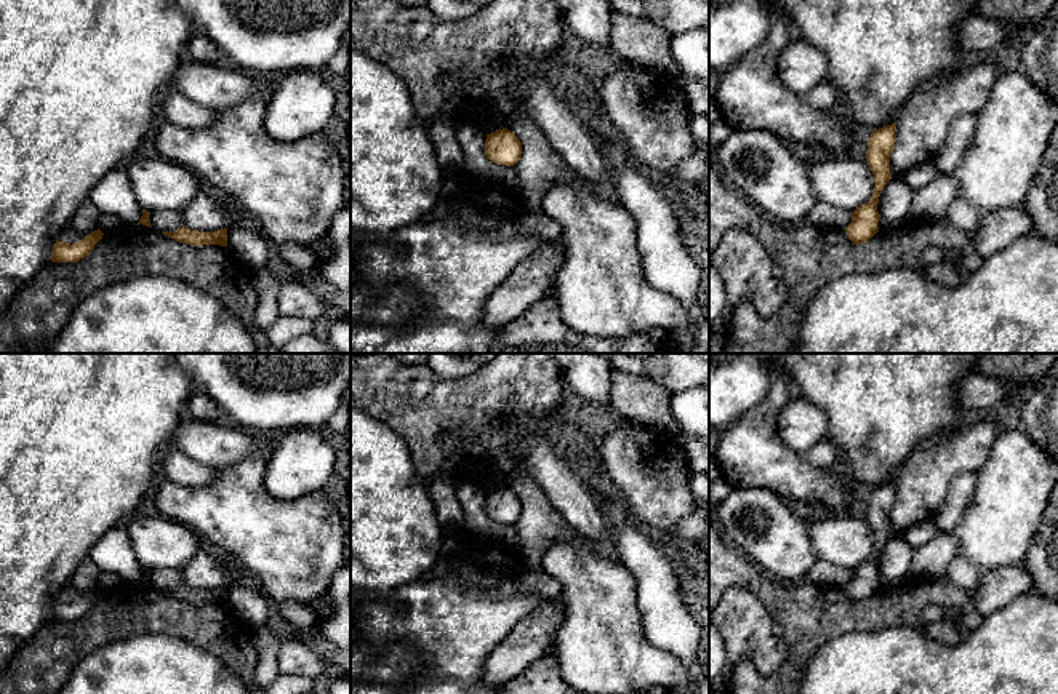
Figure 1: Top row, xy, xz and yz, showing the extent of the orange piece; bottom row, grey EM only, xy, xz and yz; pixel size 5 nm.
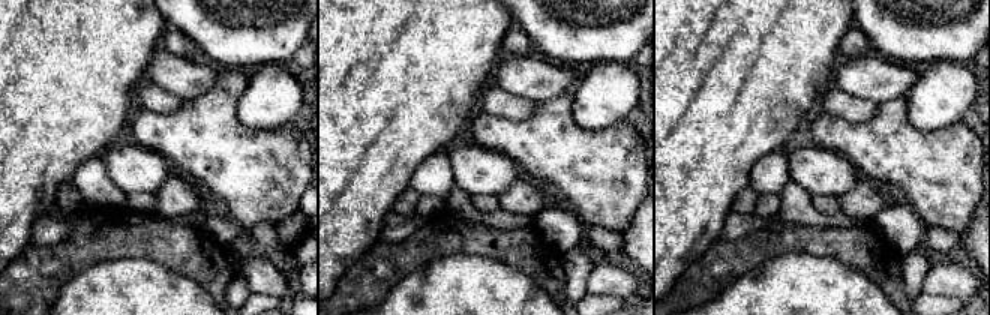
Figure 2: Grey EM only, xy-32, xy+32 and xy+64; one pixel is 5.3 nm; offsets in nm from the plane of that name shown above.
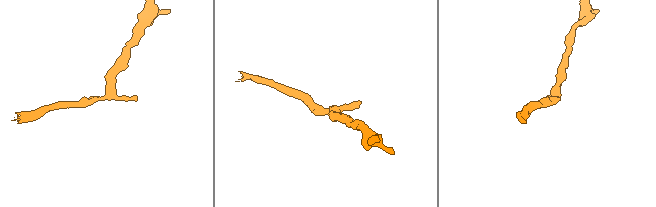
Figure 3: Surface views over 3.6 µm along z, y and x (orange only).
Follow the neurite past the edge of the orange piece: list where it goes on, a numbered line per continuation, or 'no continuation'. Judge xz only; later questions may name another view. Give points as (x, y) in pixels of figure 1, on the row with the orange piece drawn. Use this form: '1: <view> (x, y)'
no continuation

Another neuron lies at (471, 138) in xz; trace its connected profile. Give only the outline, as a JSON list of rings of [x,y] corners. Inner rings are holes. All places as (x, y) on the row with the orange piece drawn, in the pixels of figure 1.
[[[458,123],[458,142],[464,152],[464,171],[488,184],[517,190],[519,174],[514,166],[498,165],[485,155],[485,131],[474,123]]]

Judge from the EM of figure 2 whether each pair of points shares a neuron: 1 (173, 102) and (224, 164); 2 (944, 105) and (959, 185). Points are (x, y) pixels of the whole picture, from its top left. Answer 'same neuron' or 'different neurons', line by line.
1: different neurons
2: different neurons

